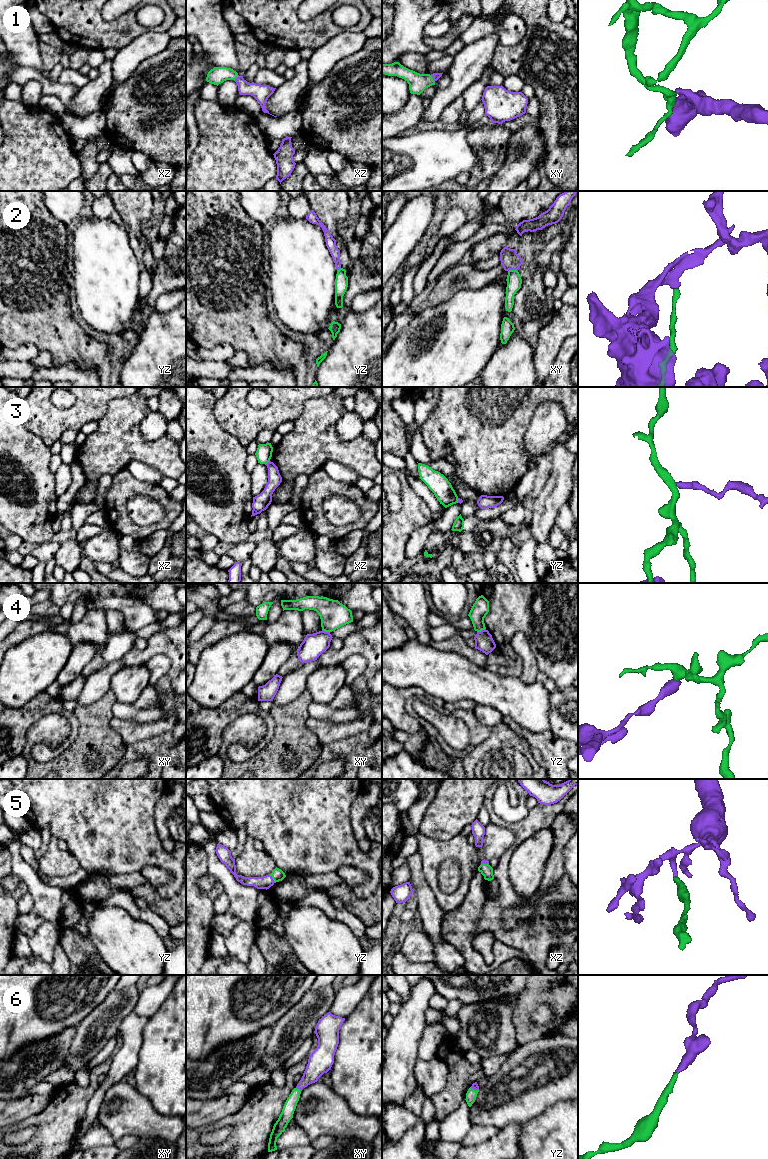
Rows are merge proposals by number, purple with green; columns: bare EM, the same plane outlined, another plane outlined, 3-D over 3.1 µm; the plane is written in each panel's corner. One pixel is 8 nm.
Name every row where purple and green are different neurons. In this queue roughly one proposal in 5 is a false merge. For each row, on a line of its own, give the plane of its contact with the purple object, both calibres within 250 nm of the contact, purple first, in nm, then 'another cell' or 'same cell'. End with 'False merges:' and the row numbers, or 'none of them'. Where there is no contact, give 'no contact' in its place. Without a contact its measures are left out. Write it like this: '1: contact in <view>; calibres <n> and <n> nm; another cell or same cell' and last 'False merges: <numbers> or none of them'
1: contact in xy; calibres 60 and 150 nm; same cell
2: contact in xy; calibres 160 and 120 nm; another cell
3: contact in xz; calibres 110 and 130 nm; another cell
4: contact in yz; calibres 150 and 140 nm; another cell
5: contact in yz; calibres 110 and 100 nm; same cell
6: contact in xy; calibres 160 and 100 nm; same cell
False merges: 2, 3, 4

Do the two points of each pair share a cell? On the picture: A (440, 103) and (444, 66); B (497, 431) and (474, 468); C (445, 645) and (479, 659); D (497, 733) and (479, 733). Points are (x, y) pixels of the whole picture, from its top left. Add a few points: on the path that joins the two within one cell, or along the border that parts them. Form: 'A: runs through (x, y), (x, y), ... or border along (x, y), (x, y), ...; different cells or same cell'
A: border along (454, 57), (447, 71); different cells
B: runs through (488, 440), (488, 454), (483, 459); same cell
C: runs through (453, 645), (459, 645), (471, 653); same cell
D: border along (491, 727), (491, 733), (473, 748); different cells

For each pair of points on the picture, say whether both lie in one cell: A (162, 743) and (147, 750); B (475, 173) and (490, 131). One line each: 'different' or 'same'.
A: same
B: same

